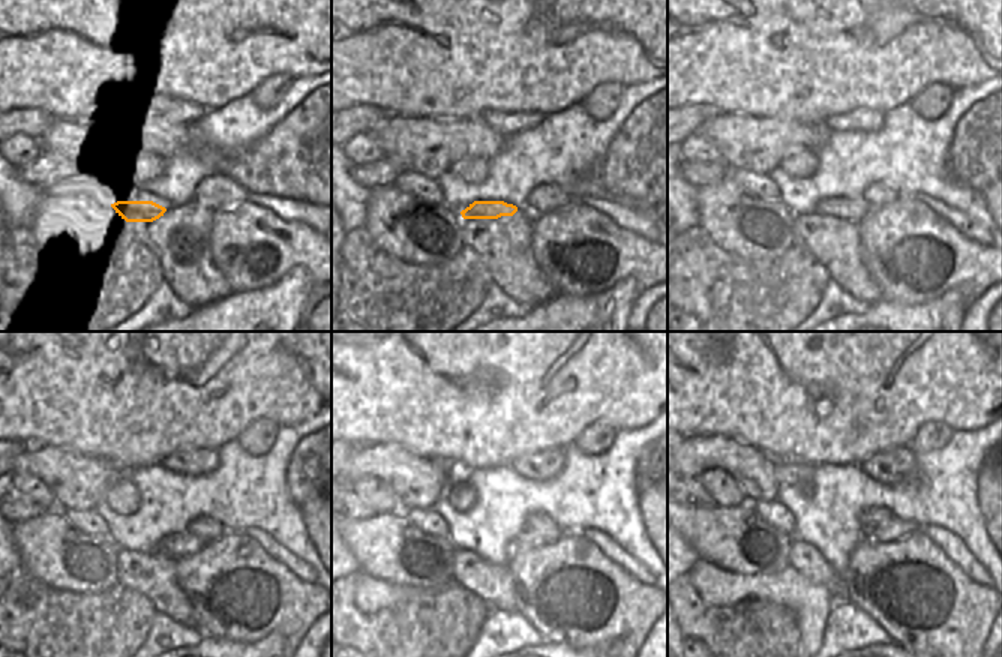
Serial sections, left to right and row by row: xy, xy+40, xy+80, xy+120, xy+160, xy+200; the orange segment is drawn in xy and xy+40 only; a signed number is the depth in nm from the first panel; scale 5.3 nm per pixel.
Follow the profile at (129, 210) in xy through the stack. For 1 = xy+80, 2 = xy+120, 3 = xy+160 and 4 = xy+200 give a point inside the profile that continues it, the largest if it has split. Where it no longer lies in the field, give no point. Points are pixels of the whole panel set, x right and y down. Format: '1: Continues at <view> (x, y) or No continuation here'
1: Continues at xy+80 (848, 209)
2: Continues at xy+120 (182, 545)
3: Continues at xy+160 (524, 542)
4: Continues at xy+200 (894, 528)

